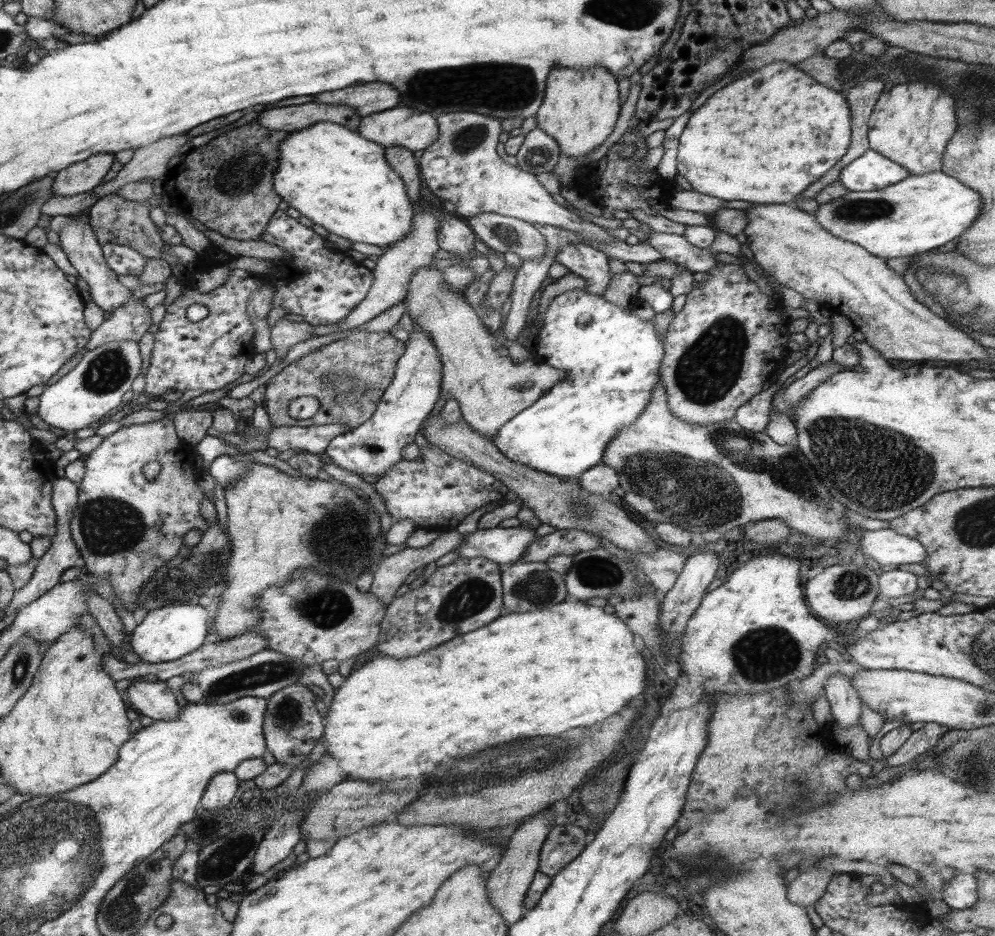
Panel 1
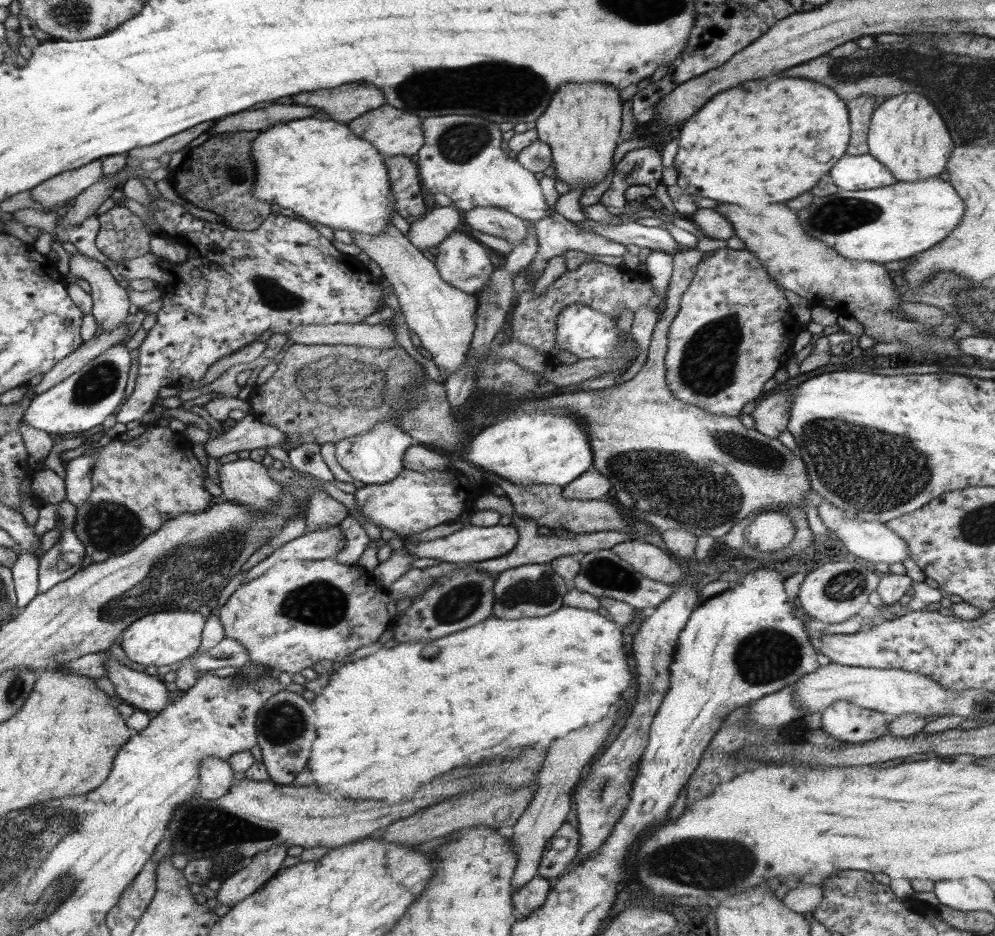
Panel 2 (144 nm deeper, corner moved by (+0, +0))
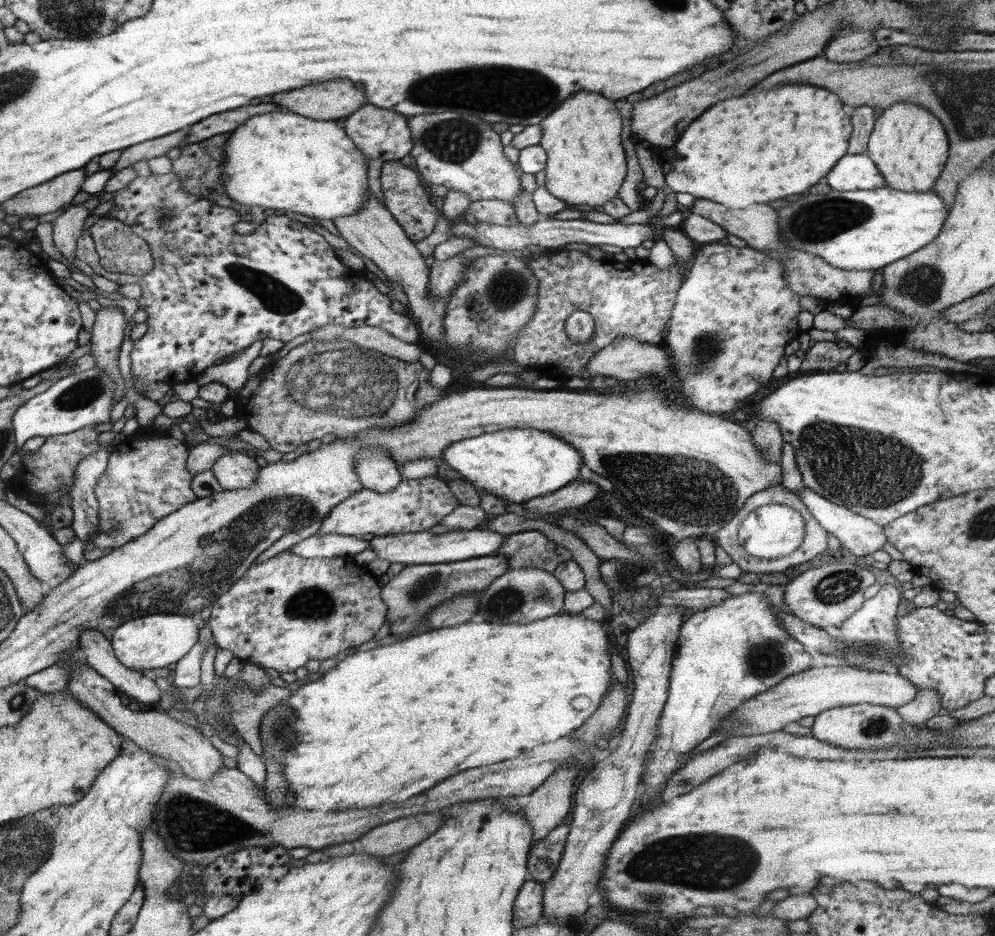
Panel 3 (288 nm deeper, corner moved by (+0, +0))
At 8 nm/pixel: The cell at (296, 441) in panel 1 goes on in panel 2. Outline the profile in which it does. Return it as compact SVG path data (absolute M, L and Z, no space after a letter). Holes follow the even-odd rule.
M247 414L243 420L239 420L235 426L231 426L223 436L209 440L205 444L205 452L207 452L207 456L217 460L229 452L245 456L247 452L257 450L257 448L289 450L295 446L297 444L289 444L287 436L281 434L277 428L261 424L261 422L257 422L257 418L253 414Z

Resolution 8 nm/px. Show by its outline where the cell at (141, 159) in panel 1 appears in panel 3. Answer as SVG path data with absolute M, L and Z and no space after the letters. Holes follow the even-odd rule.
M81 196L77 202L67 206L63 214L59 214L53 224L53 244L55 248L67 258L67 262L75 256L75 240L79 238L85 220L89 218L89 210L83 208L83 200L89 200L89 196Z

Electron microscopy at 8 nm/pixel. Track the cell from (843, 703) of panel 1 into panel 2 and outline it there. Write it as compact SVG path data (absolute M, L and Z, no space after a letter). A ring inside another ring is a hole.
M835 700L821 712L821 730L847 744L863 744L877 740L889 730L885 722L891 718L881 716L873 710L859 708L845 700Z

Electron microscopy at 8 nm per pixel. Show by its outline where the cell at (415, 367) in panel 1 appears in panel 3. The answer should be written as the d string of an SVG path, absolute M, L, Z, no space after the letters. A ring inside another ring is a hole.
M363 444L355 452L353 462L357 462L355 470L359 482L375 494L389 494L389 490L397 488L403 480L393 454L389 452L389 448L383 448L379 444Z

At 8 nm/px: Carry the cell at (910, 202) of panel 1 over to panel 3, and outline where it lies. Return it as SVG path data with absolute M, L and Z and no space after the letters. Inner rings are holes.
M885 186L869 192L801 194L799 200L777 212L781 236L791 248L813 252L833 268L877 270L931 244L945 224L949 206L935 190L903 192Z

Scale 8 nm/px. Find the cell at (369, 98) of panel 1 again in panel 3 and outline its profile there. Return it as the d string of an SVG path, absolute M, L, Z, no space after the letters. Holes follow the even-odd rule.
M331 80L329 84L313 84L313 86L297 88L293 92L279 92L277 96L273 96L273 102L281 104L287 112L311 120L323 120L323 122L343 122L345 118L353 116L367 104L363 90L357 90L349 80Z

